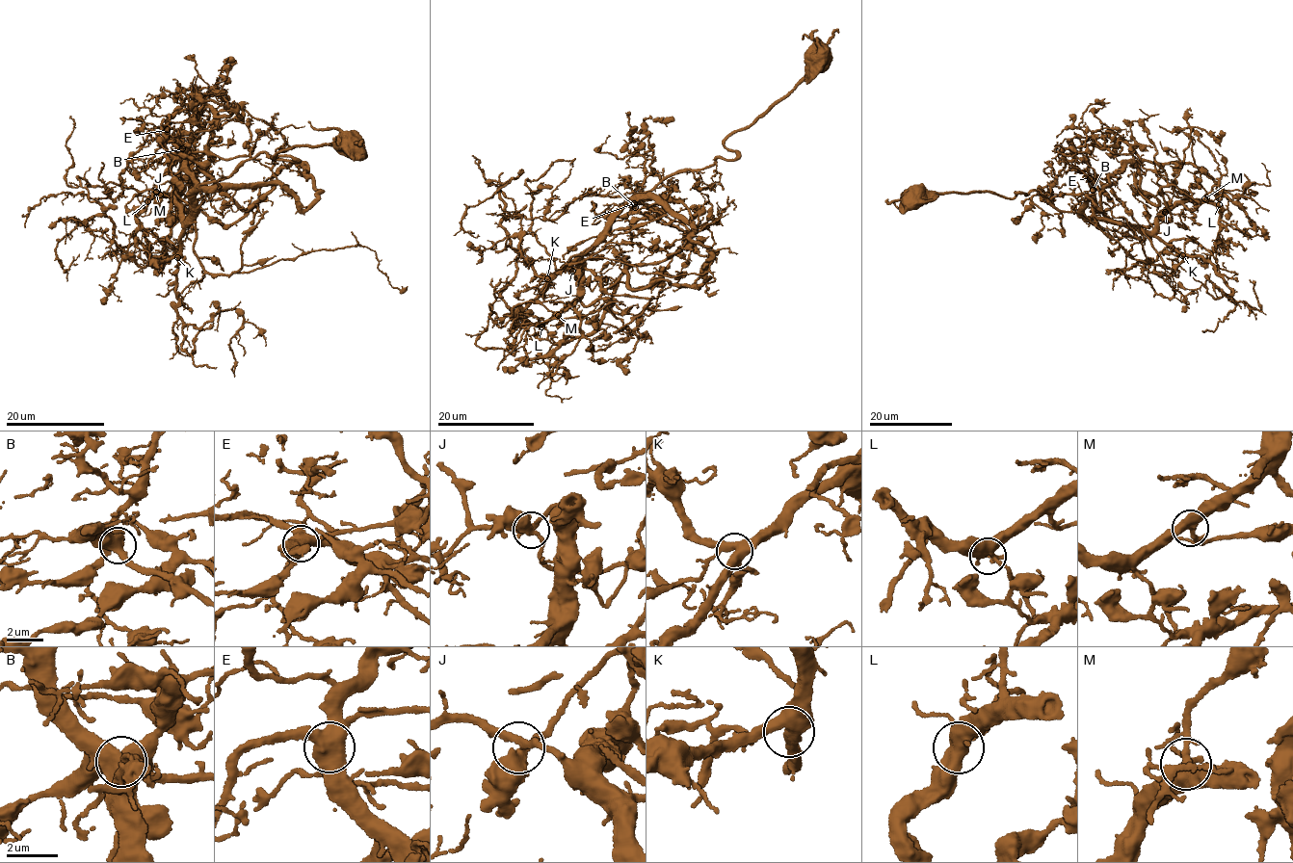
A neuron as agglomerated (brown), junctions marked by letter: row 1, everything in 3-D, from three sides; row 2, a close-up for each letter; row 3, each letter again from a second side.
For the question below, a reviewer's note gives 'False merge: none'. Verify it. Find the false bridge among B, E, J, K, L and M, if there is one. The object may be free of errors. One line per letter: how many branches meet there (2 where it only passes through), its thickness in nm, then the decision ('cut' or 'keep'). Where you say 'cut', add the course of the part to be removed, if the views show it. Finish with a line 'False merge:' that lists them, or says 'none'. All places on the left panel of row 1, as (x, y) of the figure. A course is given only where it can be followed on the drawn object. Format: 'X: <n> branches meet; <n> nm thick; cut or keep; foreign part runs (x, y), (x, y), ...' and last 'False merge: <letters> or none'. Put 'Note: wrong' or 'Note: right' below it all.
B: 4 branches meet; 500 nm thick; keep
E: 5 branches meet; 600 nm thick; keep
J: 4 branches meet; 360 nm thick; keep
K: 4 branches meet; 460 nm thick; keep
L: 4 branches meet; 460 nm thick; keep
M: 4 branches meet; 400 nm thick; keep
False merge: none
Note: right

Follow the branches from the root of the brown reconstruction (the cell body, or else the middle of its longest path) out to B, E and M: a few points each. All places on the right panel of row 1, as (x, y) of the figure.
B: (911, 198), (917, 205), (947, 192), (1013, 197), (1034, 190), (1063, 211), (1087, 218), (1093, 190)
E: (911, 198), (917, 205), (947, 192), (1013, 197), (1034, 190), (1063, 211), (1087, 218), (1090, 178)
M: (911, 198), (917, 205), (947, 192), (1013, 197), (1034, 190), (1063, 211), (1150, 231), (1166, 212), (1204, 198)

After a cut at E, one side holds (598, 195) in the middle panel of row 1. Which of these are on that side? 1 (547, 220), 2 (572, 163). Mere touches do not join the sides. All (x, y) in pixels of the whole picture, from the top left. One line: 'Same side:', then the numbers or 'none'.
Same side: 1

